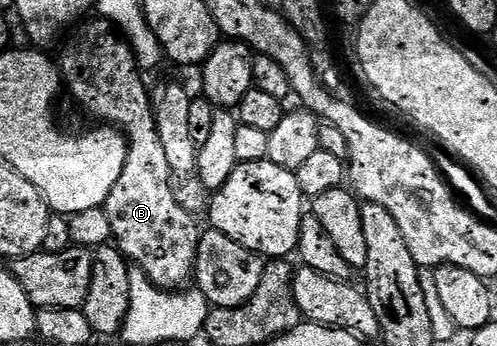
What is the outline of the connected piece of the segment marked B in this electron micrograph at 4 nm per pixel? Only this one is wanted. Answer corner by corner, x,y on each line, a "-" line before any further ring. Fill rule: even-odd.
99,16
93,18
93,22
85,21
67,39
68,47
65,48
64,55
58,58
58,69
62,75
63,85
72,93
73,100
90,117
97,118
97,123
107,124
119,130
128,139
126,168
122,168
118,184
114,184
102,207
106,216
110,216
112,242
116,249
124,253
129,263
135,269
141,270
159,290
180,292
193,281
196,272
196,249
200,243
202,226
196,223
199,222
197,215
187,214
178,205
178,200
174,200
174,175
166,160
166,152
162,149
162,140
158,140
154,98
150,90
148,94
148,86
143,78
145,75
140,63
136,61
136,54
128,45
127,38
117,30
113,22

